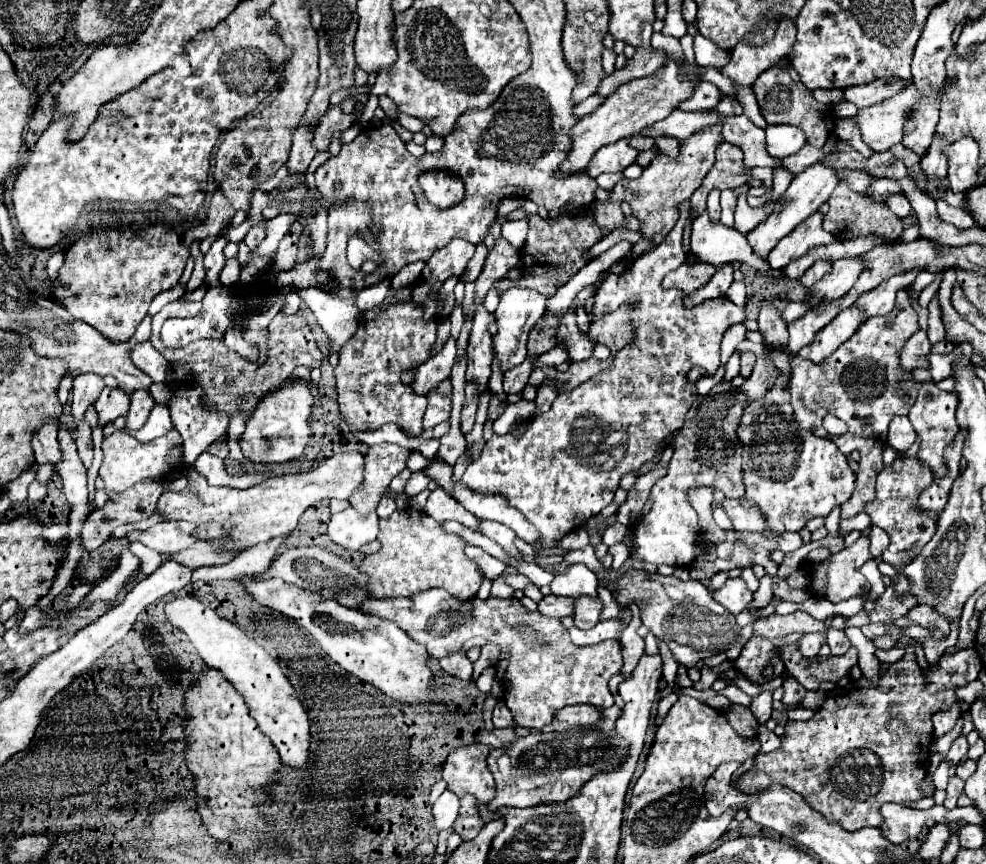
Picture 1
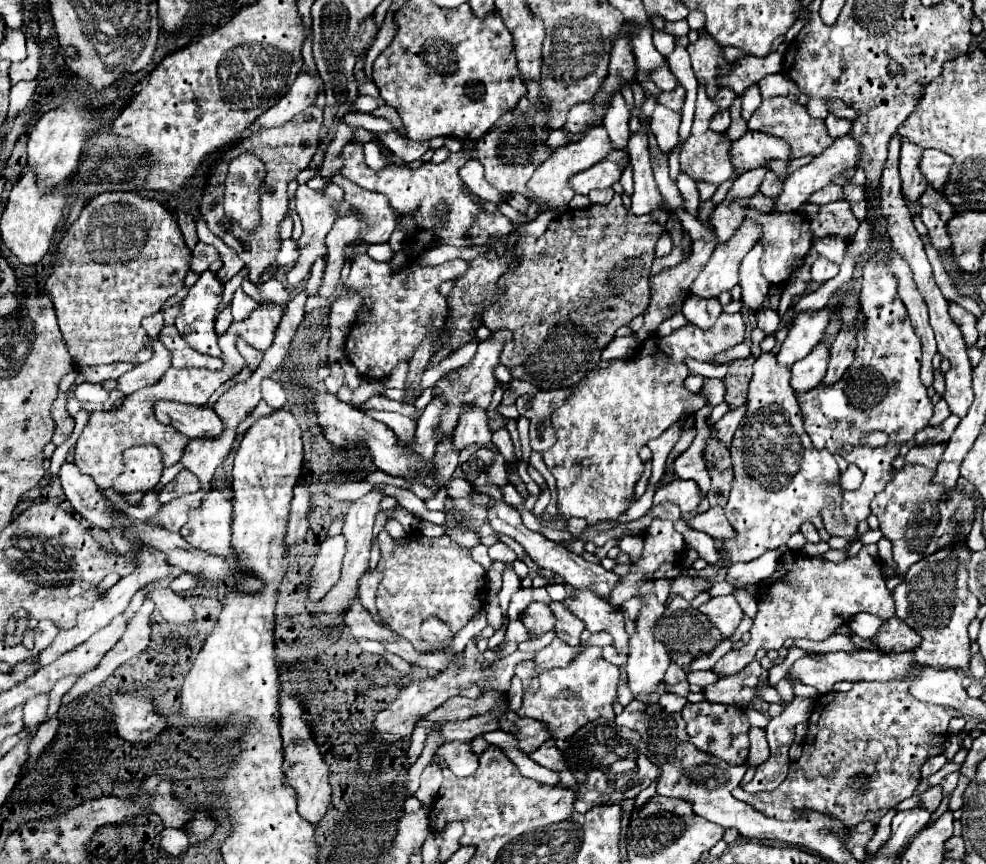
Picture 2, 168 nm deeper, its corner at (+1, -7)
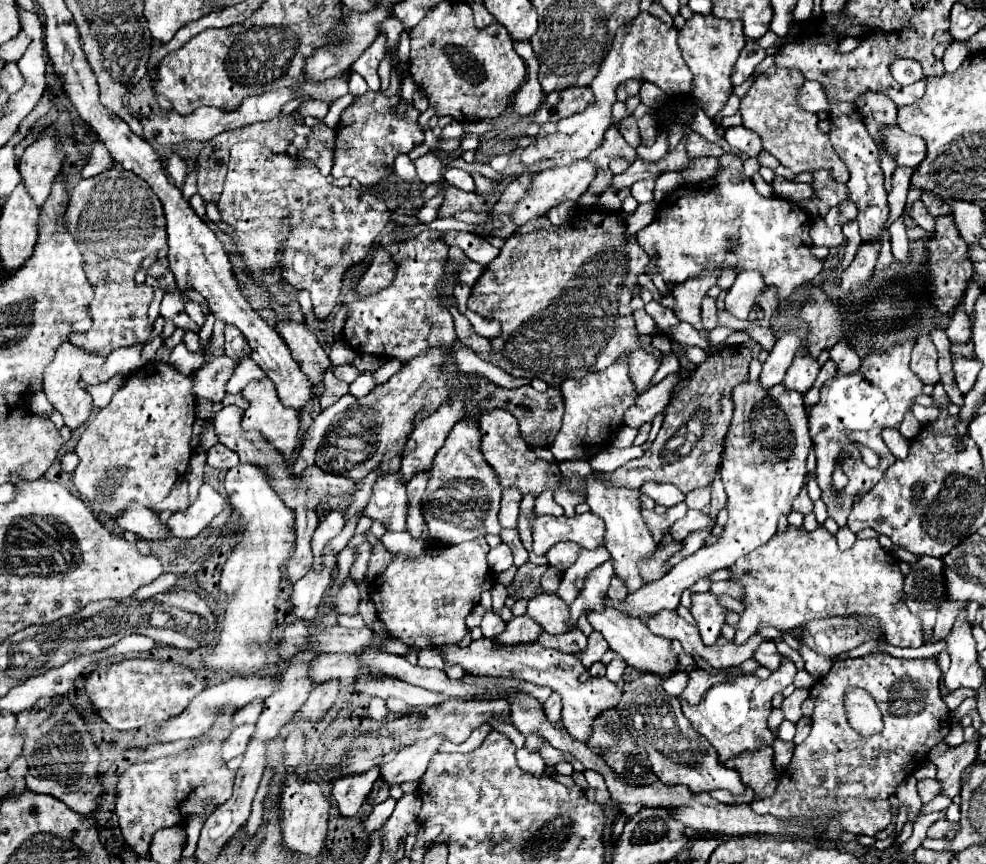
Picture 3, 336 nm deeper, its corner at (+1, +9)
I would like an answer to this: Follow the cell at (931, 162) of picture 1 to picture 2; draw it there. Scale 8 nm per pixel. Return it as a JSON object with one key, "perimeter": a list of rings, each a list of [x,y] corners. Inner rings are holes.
{"perimeter":[[[928,184],[926,186],[926,190],[924,190],[924,194],[922,194],[922,198],[918,200],[922,206],[930,206],[930,208],[934,208],[940,216],[942,216],[942,220],[950,220],[952,216],[954,216],[954,208],[952,208],[952,204],[942,196],[942,192],[938,192],[932,184]]]}

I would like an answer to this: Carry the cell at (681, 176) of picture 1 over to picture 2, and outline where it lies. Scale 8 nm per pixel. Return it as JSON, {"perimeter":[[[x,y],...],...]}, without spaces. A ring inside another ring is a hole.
{"perimeter":[[[614,194],[614,198],[608,202],[608,204],[592,204],[590,208],[584,208],[584,210],[568,210],[564,212],[562,216],[556,218],[556,222],[552,222],[546,232],[540,236],[540,238],[534,238],[534,236],[528,236],[528,238],[522,238],[518,240],[518,248],[516,252],[520,254],[518,256],[518,266],[510,272],[506,272],[506,276],[502,278],[502,286],[504,286],[504,292],[498,294],[496,302],[490,304],[490,308],[486,308],[484,312],[484,326],[488,326],[492,332],[498,330],[498,328],[510,328],[514,332],[514,340],[512,344],[506,344],[504,348],[504,354],[502,354],[502,364],[506,368],[510,368],[512,376],[518,378],[518,380],[528,380],[536,386],[540,386],[542,390],[552,390],[552,388],[562,388],[562,386],[574,386],[576,382],[580,382],[590,370],[592,366],[590,364],[596,364],[600,360],[600,350],[614,338],[614,332],[628,324],[634,316],[642,314],[646,310],[646,304],[650,302],[650,290],[648,290],[648,276],[650,276],[650,266],[656,258],[656,240],[660,238],[658,232],[648,232],[650,226],[658,226],[656,222],[648,222],[648,216],[636,216],[632,210],[628,210],[624,204],[622,204],[622,198],[620,194]]]}

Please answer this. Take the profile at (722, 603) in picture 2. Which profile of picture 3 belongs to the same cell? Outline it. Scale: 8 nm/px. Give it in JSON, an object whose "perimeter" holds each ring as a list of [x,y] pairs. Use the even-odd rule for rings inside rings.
{"perimeter":[[[710,592],[692,594],[692,608],[690,608],[696,628],[700,630],[702,642],[706,646],[712,646],[720,634],[720,628],[724,624],[724,608],[718,604],[716,596]]]}

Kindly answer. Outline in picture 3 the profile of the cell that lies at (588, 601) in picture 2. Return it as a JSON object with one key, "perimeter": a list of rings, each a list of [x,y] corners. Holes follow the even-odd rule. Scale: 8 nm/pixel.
{"perimeter":[[[604,608],[602,612],[588,612],[586,618],[592,624],[592,628],[598,630],[604,636],[604,640],[610,646],[610,650],[620,654],[626,660],[628,666],[632,666],[632,668],[636,668],[640,672],[656,674],[660,678],[668,678],[668,676],[672,676],[672,674],[682,670],[678,658],[670,650],[672,642],[662,638],[662,636],[652,634],[642,620],[634,620],[630,616],[622,616],[618,610],[612,610],[612,608]]]}

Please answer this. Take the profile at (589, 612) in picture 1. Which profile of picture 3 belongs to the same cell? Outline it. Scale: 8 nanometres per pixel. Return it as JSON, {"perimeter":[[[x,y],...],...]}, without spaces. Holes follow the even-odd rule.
{"perimeter":[[[538,594],[534,600],[528,600],[526,614],[548,634],[566,632],[566,616],[570,616],[570,608],[554,594]]]}

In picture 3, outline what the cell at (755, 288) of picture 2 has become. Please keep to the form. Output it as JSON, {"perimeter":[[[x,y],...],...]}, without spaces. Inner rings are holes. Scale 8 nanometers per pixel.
{"perimeter":[[[740,272],[736,276],[734,286],[728,290],[724,298],[726,312],[740,320],[746,320],[754,306],[754,298],[760,294],[760,290],[762,290],[762,276],[758,276],[756,272]]]}

